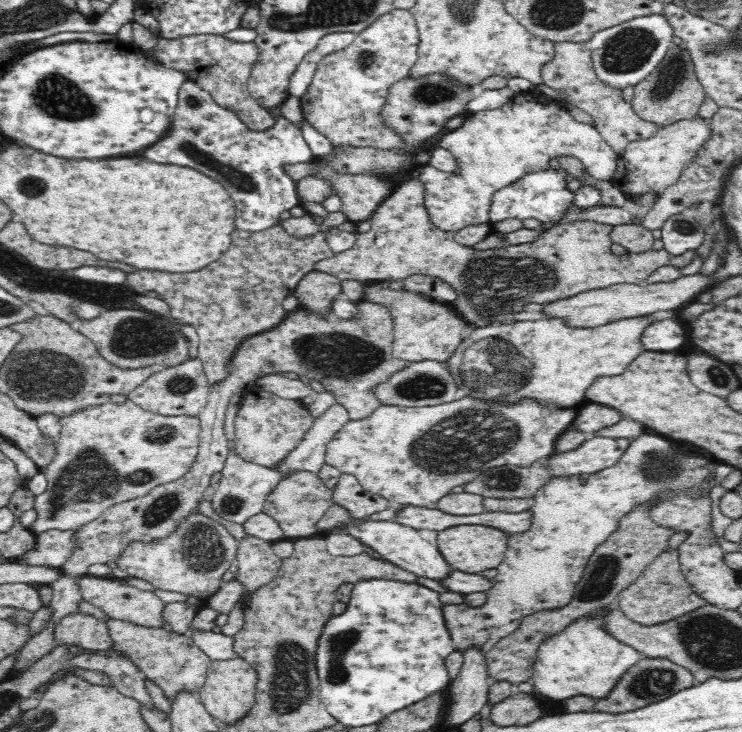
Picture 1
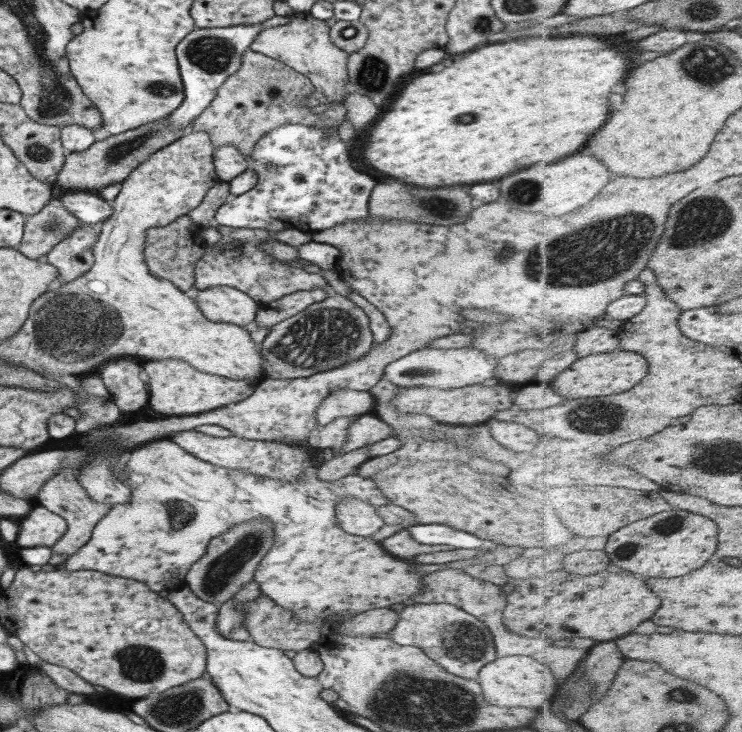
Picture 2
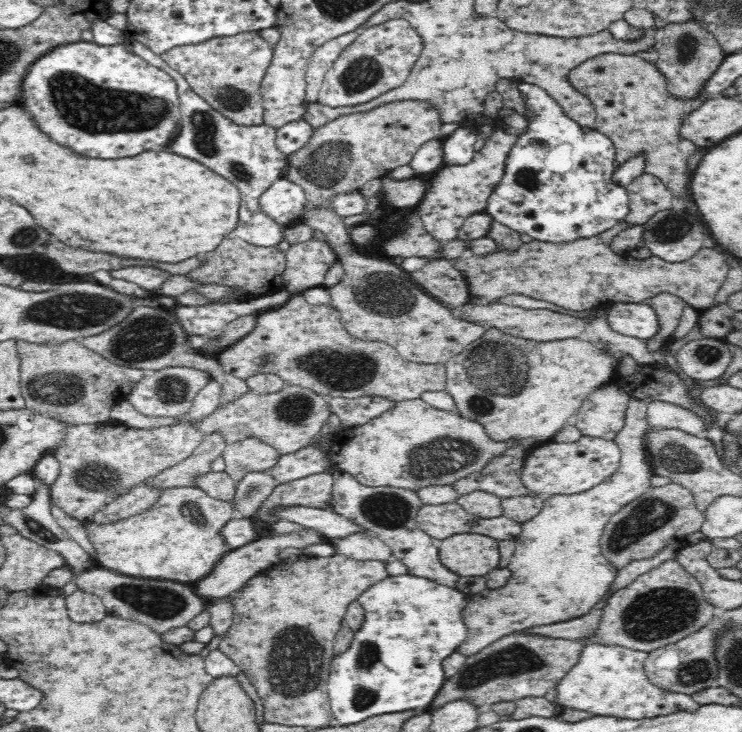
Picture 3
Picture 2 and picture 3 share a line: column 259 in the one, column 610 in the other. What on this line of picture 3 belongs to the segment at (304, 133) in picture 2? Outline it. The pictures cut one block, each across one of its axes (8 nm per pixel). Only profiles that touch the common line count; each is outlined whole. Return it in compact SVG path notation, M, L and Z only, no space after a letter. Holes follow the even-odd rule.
M518 82L520 92L526 94L528 127L520 131L520 136L506 158L504 176L488 197L486 212L494 221L528 234L536 240L554 243L567 243L577 238L588 238L604 232L624 221L630 210L628 191L613 181L617 169L615 146L599 130L594 128L583 132L570 117L564 115L562 107L548 96L540 86Z

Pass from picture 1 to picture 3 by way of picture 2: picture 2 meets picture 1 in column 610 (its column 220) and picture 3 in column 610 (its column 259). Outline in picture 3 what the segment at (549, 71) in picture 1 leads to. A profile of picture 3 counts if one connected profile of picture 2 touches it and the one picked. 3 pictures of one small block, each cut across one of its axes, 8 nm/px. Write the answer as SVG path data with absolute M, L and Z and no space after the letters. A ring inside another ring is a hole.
M600 54L576 66L568 73L568 82L580 94L583 94L596 108L596 120L593 128L603 132L615 146L615 160L618 164L630 160L638 154L643 154L644 170L657 176L672 192L681 199L690 198L690 171L684 152L678 148L679 128L683 119L691 113L692 101L680 100L672 96L667 89L665 76L653 65L638 56L626 54Z

